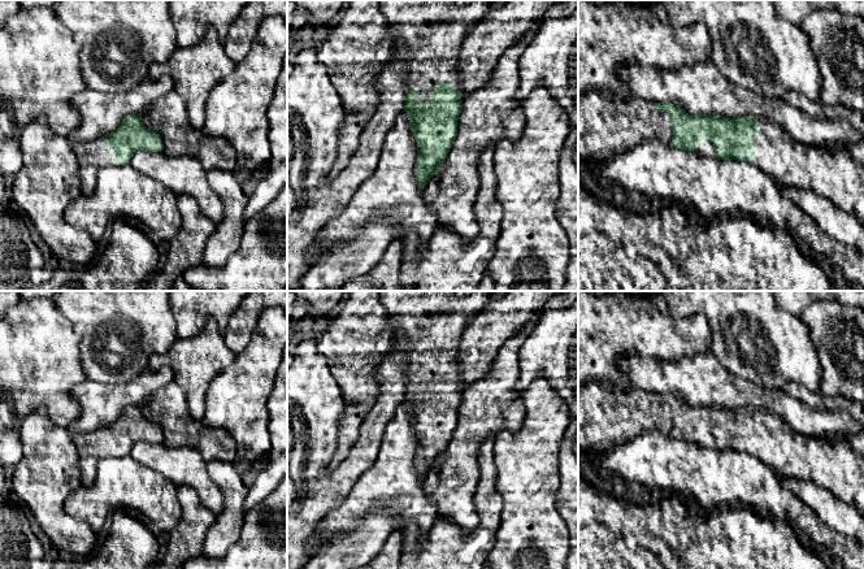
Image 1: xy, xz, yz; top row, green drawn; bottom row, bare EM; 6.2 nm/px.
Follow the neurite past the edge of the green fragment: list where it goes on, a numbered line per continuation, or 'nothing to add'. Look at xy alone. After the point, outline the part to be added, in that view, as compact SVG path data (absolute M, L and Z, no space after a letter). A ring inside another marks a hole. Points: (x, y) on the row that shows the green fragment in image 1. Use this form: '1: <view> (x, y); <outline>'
1: xy (92, 156); M104 138L92 142L70 142L79 162L82 194L90 195L96 187L97 173L105 166L120 165Z

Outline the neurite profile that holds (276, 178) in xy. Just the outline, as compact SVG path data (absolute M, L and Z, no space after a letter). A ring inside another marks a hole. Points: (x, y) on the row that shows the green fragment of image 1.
M287 55L282 62L272 103L268 108L270 158L269 169L244 210L244 225L260 214L287 184Z

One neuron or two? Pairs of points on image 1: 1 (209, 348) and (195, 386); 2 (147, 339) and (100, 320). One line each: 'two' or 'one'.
1: one
2: one

